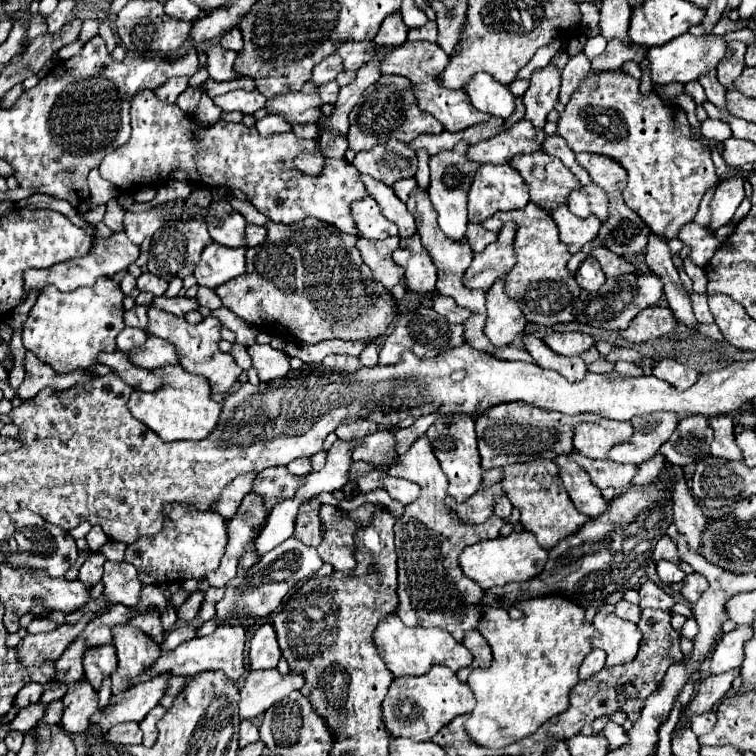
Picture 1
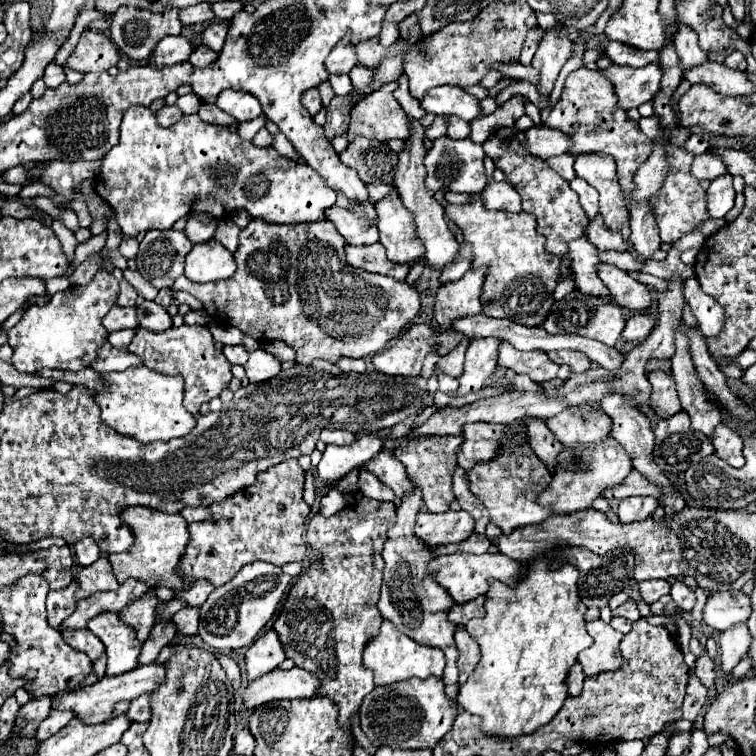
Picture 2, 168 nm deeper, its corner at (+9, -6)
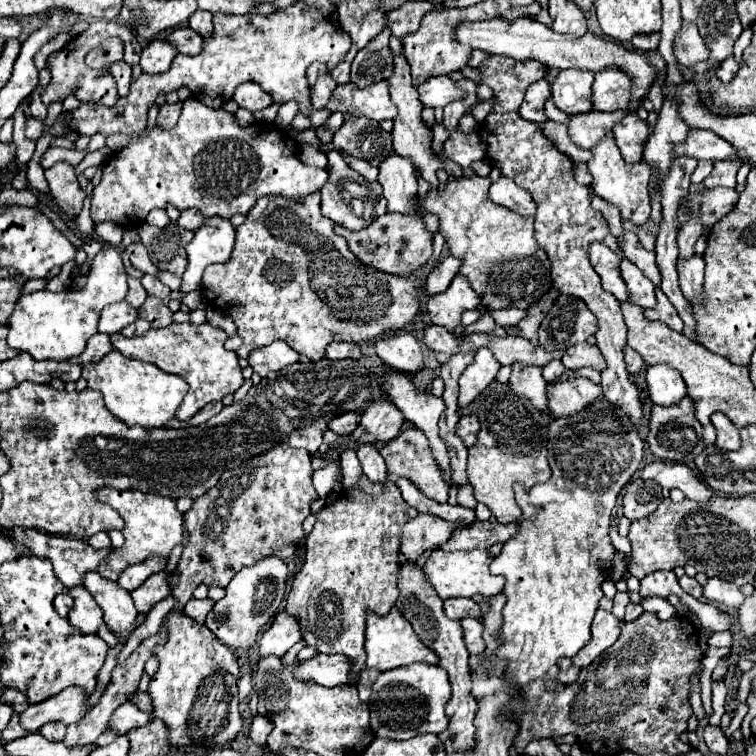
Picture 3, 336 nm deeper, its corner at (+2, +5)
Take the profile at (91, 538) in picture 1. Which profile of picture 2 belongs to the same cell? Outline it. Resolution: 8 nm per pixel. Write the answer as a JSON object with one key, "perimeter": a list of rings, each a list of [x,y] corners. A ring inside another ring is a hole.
{"perimeter":[[[84,537],[74,545],[74,557],[80,565],[92,565],[100,555],[100,549],[92,537]]]}

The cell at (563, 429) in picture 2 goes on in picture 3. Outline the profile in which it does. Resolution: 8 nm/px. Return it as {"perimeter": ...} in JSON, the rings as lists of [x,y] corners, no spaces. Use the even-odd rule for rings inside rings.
{"perimeter":[[[569,374],[565,380],[547,384],[547,414],[553,418],[579,412],[601,396],[601,388],[589,378]]]}

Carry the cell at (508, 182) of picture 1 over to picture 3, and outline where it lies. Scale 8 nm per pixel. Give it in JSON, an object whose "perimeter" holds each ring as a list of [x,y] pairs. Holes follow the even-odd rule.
{"perimeter":[[[499,178],[497,182],[491,184],[491,200],[523,218],[535,216],[537,206],[535,206],[531,194],[527,190],[519,188],[511,178]]]}

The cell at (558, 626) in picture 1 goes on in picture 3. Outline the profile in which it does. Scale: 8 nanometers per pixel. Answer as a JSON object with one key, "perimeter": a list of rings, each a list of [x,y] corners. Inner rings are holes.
{"perimeter":[[[599,396],[595,404],[589,404],[575,416],[555,418],[547,426],[547,436],[547,458],[553,474],[549,482],[537,484],[531,490],[515,484],[515,500],[523,510],[519,532],[503,544],[499,556],[491,562],[491,572],[505,578],[503,592],[507,596],[497,656],[509,660],[507,680],[519,686],[537,678],[557,678],[557,660],[561,656],[575,656],[575,652],[589,642],[589,628],[595,610],[599,608],[599,600],[603,598],[601,584],[607,580],[611,558],[615,554],[609,538],[611,510],[617,502],[617,494],[633,478],[643,460],[643,440],[639,438],[637,428],[631,428],[631,420],[627,420],[627,416],[615,416],[611,402],[605,396]]]}

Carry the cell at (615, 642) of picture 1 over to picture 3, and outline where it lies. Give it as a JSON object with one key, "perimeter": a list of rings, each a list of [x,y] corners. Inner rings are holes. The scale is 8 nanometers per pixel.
{"perimeter":[[[603,608],[597,610],[593,624],[591,624],[591,640],[583,650],[579,650],[571,662],[579,668],[589,666],[597,656],[601,656],[621,634],[621,622],[611,614],[605,612]]]}

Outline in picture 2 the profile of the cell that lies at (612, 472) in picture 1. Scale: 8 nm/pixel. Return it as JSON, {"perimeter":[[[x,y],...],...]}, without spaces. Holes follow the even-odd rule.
{"perimeter":[[[632,471],[624,479],[622,483],[622,497],[630,497],[630,495],[652,495],[652,497],[660,497],[660,489],[652,483],[648,483],[638,471]]]}

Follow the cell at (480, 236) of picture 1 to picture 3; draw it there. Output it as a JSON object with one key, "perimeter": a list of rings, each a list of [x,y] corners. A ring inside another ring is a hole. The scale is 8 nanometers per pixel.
{"perimeter":[[[447,256],[447,258],[445,258],[441,264],[437,264],[437,266],[433,268],[433,272],[427,276],[427,280],[425,280],[425,292],[427,292],[429,296],[435,296],[435,294],[439,294],[439,292],[445,292],[447,286],[451,284],[451,280],[455,278],[455,274],[459,272],[459,266],[461,266],[459,260],[455,260],[453,256]]]}

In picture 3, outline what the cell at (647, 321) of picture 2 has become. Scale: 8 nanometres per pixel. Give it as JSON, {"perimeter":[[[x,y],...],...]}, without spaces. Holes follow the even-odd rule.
{"perimeter":[[[657,288],[657,306],[651,310],[645,310],[645,318],[649,320],[659,320],[663,324],[667,324],[671,330],[681,332],[683,330],[683,320],[679,318],[677,310],[673,308],[673,304],[667,300],[667,296],[661,292],[661,288]]]}

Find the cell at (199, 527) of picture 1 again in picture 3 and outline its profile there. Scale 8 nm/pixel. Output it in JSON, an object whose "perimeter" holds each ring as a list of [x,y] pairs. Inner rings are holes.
{"perimeter":[[[99,488],[95,490],[95,496],[101,504],[111,506],[125,522],[125,528],[121,530],[125,536],[125,544],[121,548],[113,548],[111,556],[99,566],[99,574],[107,580],[117,580],[121,572],[137,562],[143,562],[145,558],[153,554],[169,556],[171,550],[183,542],[183,514],[177,512],[175,500],[167,500],[165,496],[151,494],[151,492],[139,492],[139,490],[115,490],[115,488]]]}

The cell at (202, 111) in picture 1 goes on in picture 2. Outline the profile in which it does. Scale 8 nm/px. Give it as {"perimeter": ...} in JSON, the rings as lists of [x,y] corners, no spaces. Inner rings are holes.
{"perimeter":[[[208,103],[200,105],[198,117],[206,123],[212,123],[212,125],[232,125],[232,123],[236,123],[228,113],[224,113],[224,111],[216,109],[216,105],[208,105]]]}

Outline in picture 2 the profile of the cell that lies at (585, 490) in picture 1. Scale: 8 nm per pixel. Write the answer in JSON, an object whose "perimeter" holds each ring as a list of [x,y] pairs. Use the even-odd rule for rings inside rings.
{"perimeter":[[[526,417],[526,423],[528,423],[528,441],[530,441],[534,453],[552,471],[556,467],[556,459],[560,457],[562,445],[556,441],[552,431],[548,431],[548,427],[542,419]]]}

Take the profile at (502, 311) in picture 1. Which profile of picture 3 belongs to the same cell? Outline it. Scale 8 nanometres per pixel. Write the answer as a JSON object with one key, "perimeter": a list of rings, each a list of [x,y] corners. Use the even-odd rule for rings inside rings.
{"perimeter":[[[481,348],[459,378],[459,400],[457,400],[459,408],[471,404],[495,380],[499,368],[501,364],[495,360],[491,350]]]}

